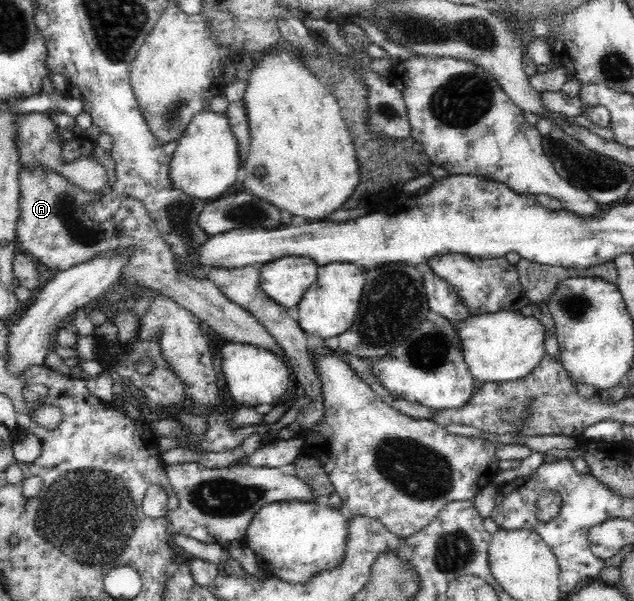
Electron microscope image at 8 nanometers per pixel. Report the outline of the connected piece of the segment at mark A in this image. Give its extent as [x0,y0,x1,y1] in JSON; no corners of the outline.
[16,136,286,361]

